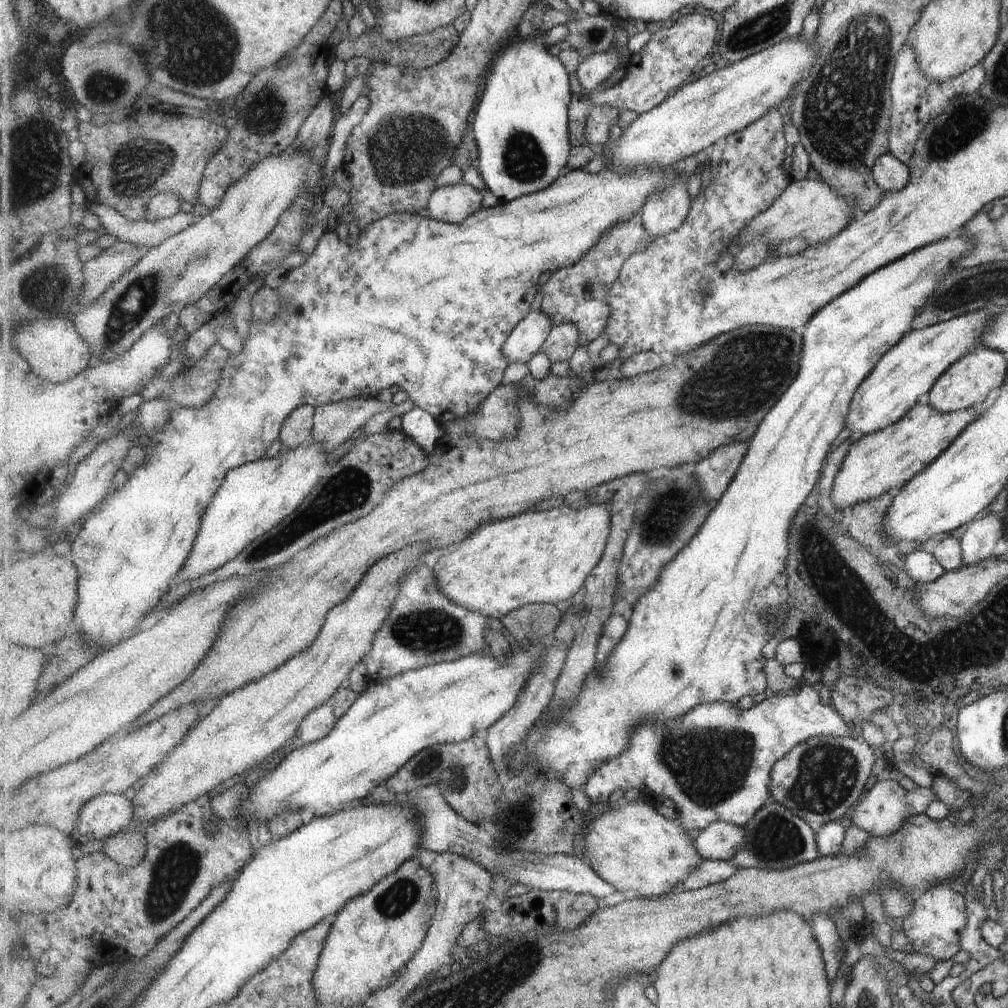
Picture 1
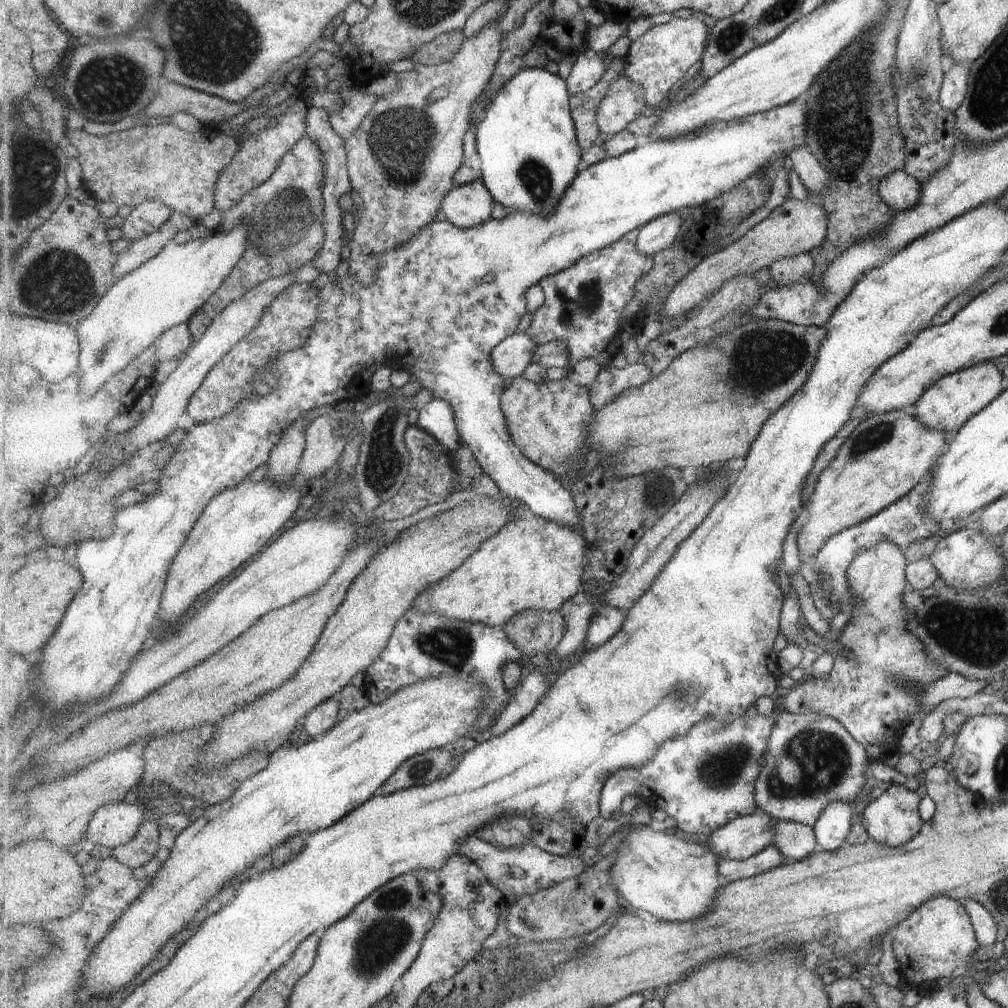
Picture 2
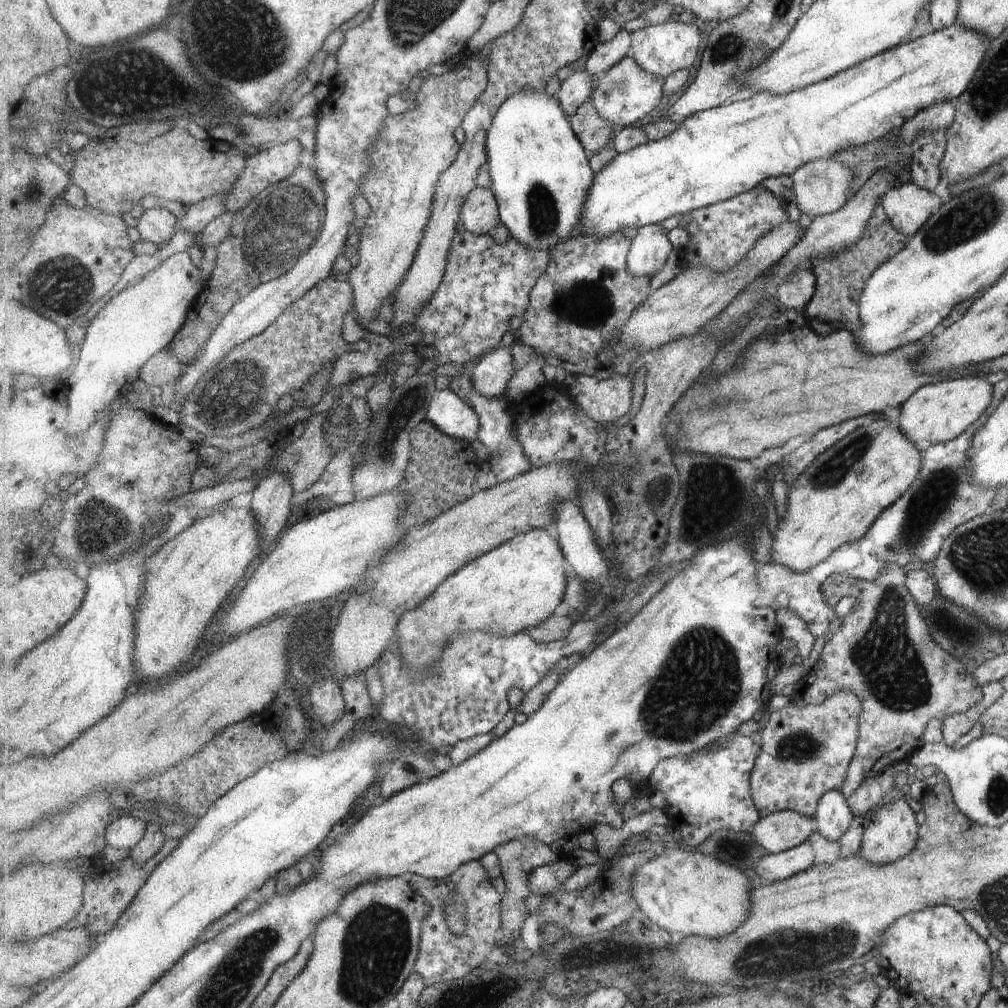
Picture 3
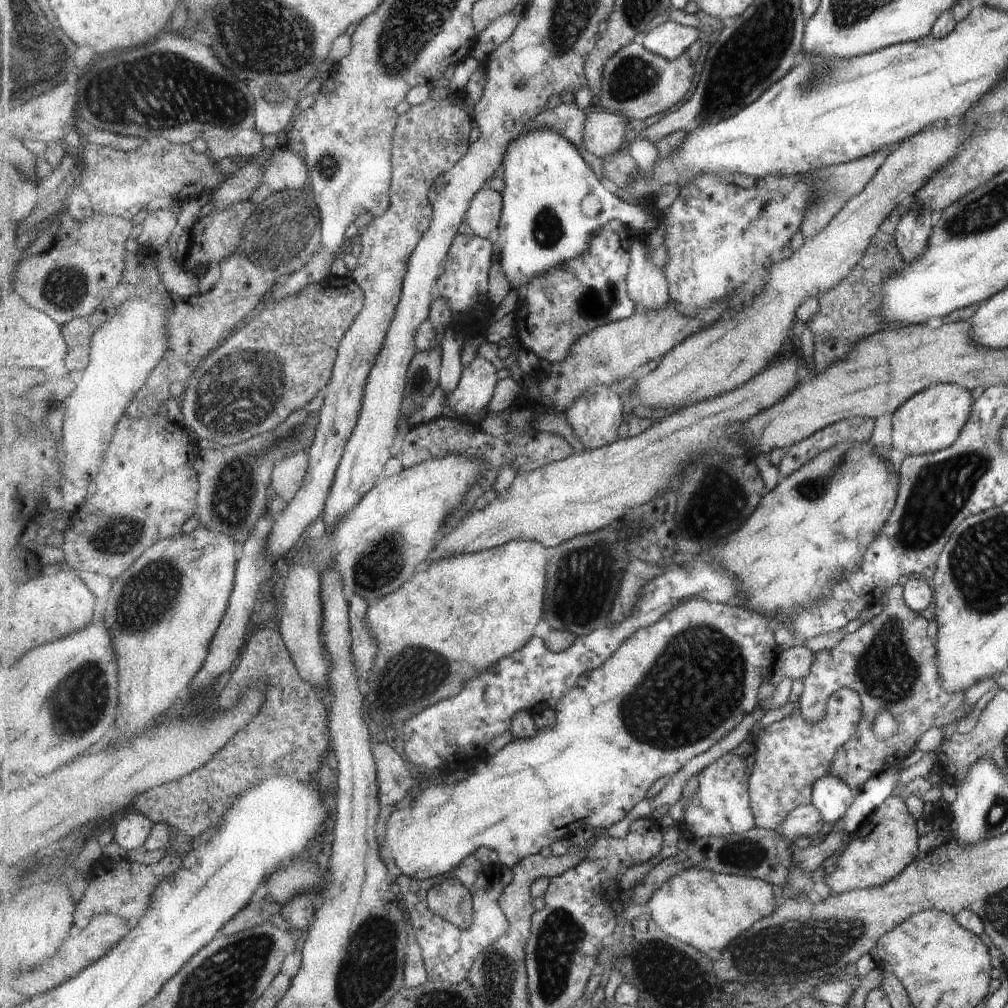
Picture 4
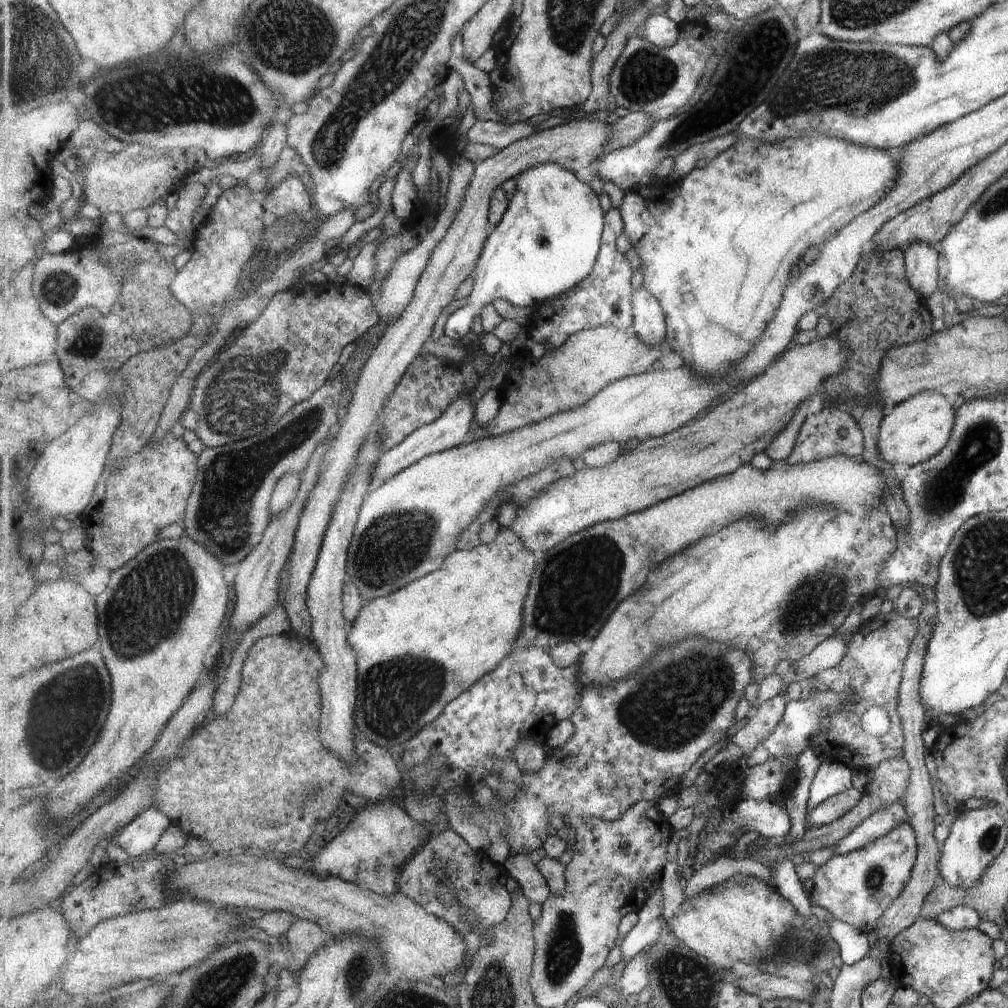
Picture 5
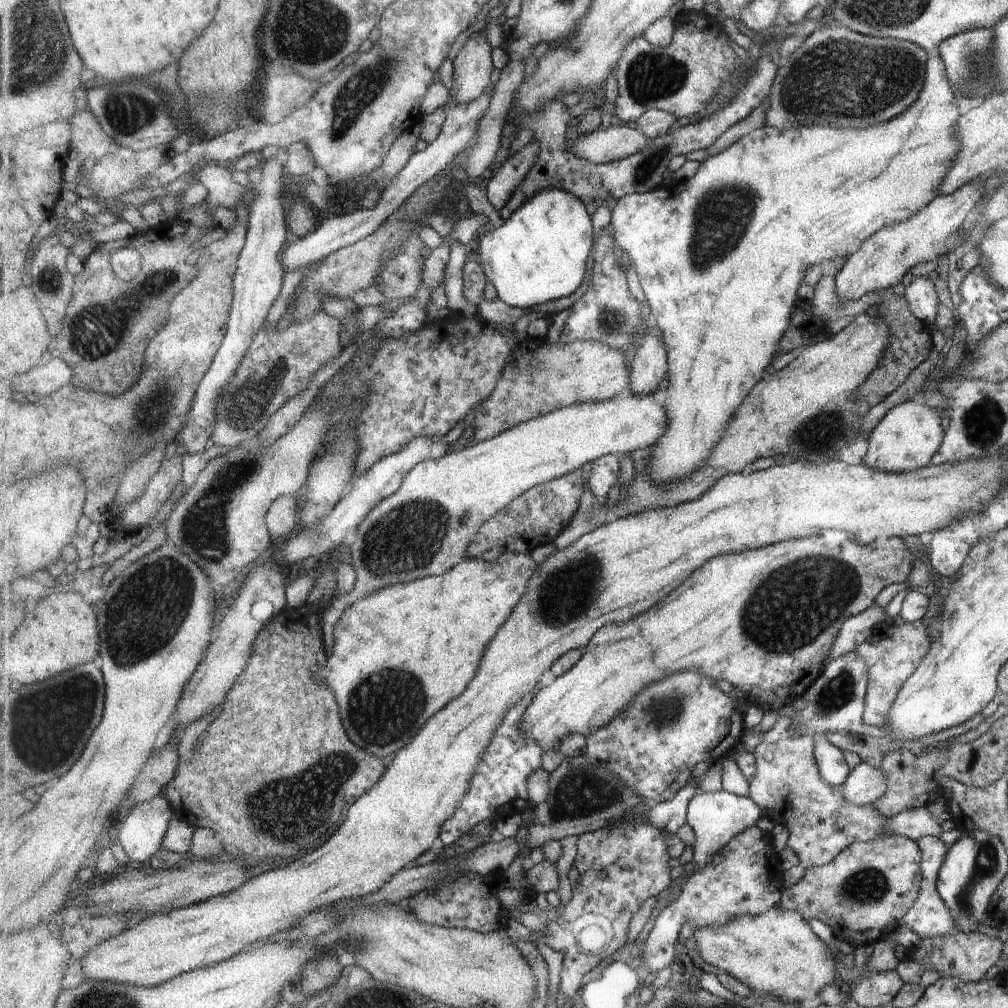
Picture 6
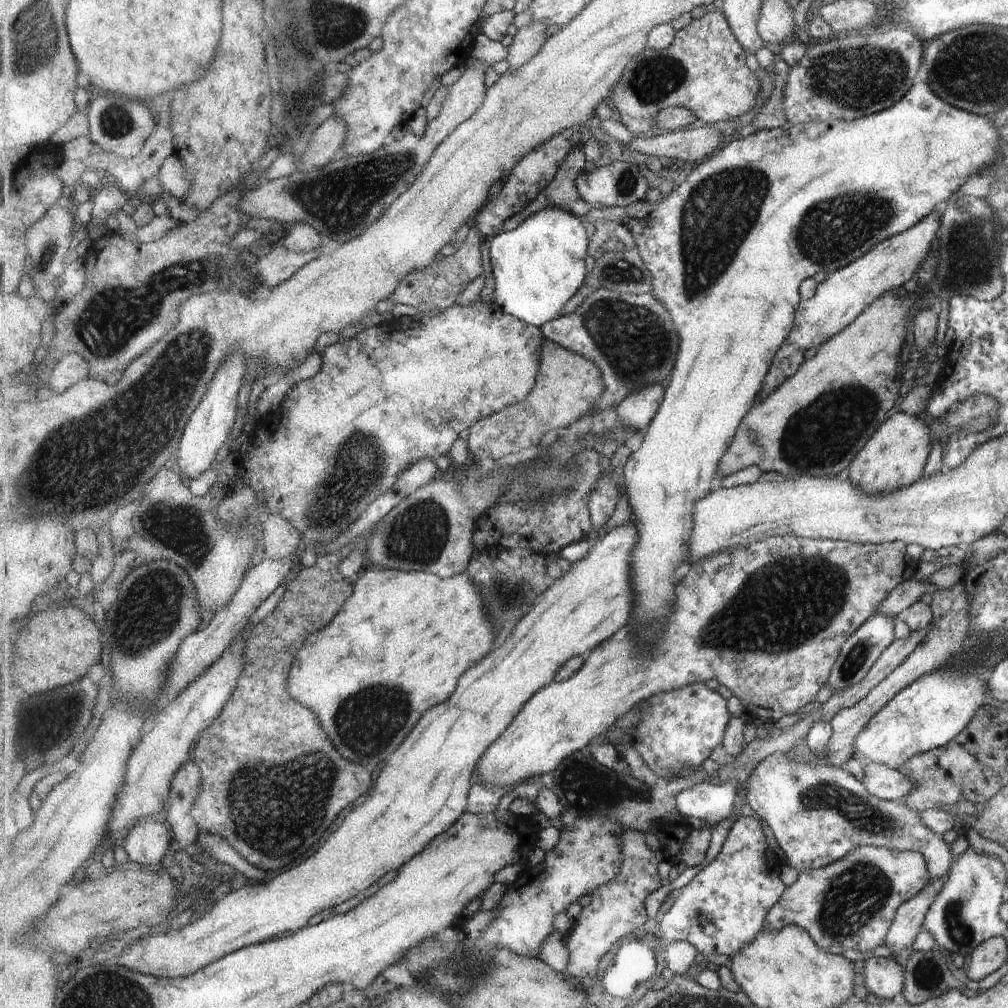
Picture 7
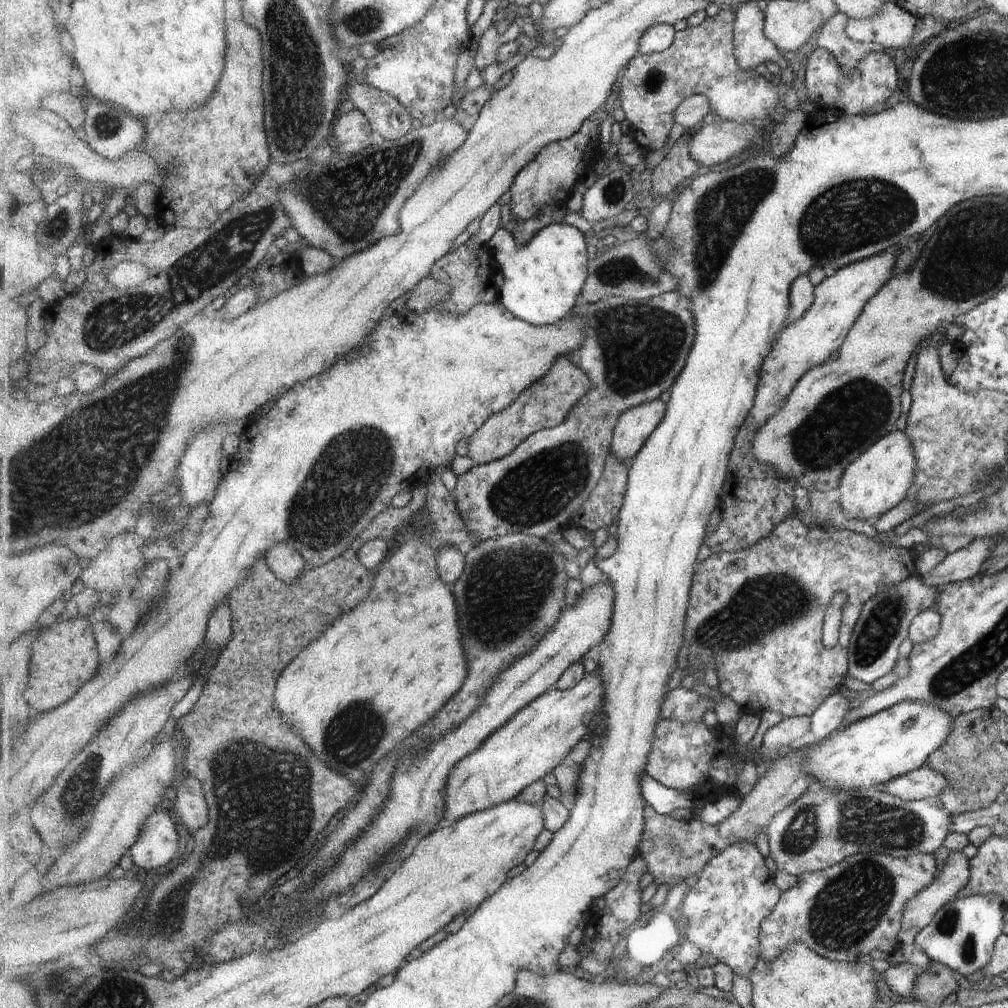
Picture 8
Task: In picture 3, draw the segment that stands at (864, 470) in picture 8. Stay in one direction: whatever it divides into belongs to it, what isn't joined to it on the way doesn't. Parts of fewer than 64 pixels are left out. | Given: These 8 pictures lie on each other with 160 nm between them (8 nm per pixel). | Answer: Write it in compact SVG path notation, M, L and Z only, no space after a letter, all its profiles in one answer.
M977 374L923 385L898 406L897 428L918 451L953 440L988 407L991 393L992 385L984 382Z

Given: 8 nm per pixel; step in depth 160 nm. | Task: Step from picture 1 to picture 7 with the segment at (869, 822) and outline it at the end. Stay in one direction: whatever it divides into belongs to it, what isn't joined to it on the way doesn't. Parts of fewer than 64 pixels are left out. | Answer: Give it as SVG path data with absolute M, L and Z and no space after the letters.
M869 845L857 846L841 859L811 871L798 873L795 882L786 887L781 900L769 911L765 931L777 931L789 925L797 925L807 931L823 952L841 956L847 949L860 953L884 944L884 938L897 907L923 888L928 881L924 858L917 851L887 850Z

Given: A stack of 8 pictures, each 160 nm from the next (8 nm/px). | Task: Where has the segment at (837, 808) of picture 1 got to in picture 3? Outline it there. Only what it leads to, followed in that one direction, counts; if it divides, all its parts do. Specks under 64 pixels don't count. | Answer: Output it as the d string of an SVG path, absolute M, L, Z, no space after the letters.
M839 691L817 705L799 708L789 704L770 713L764 729L761 730L762 749L751 779L752 795L761 816L781 811L795 811L813 818L819 796L831 789L839 790L846 778L848 764L854 757L859 716L860 702L851 691Z

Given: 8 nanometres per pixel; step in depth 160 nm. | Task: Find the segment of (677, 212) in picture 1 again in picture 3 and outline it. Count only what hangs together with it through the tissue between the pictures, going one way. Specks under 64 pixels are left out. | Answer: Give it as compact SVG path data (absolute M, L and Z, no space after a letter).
M659 224L638 229L628 259L633 276L651 277L665 266L669 254L673 252L673 246L663 229Z

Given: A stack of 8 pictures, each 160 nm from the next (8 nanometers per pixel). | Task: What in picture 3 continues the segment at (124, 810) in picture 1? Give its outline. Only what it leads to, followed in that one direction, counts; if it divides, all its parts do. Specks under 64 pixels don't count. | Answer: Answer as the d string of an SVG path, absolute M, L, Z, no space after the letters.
M136 813L123 814L110 823L106 830L108 845L113 848L130 850L137 846L146 834L147 821L139 818Z

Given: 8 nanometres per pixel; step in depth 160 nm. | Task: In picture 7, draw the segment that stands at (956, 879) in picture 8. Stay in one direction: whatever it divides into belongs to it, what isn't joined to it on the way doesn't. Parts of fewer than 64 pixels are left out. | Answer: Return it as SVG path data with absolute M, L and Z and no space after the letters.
M945 875L936 879L928 879L920 891L897 907L883 944L893 952L889 958L894 960L894 956L900 950L909 950L912 947L929 905L939 894L939 889L946 880Z

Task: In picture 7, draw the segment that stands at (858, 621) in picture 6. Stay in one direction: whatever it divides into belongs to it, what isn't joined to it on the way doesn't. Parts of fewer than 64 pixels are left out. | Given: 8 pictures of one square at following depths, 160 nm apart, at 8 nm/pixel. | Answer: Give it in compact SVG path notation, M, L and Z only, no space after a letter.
M911 577L904 580L889 592L885 600L878 604L875 613L890 617L900 616L908 606L911 606L915 601L919 601L919 598L923 596L926 583L929 583L928 579L920 581Z

